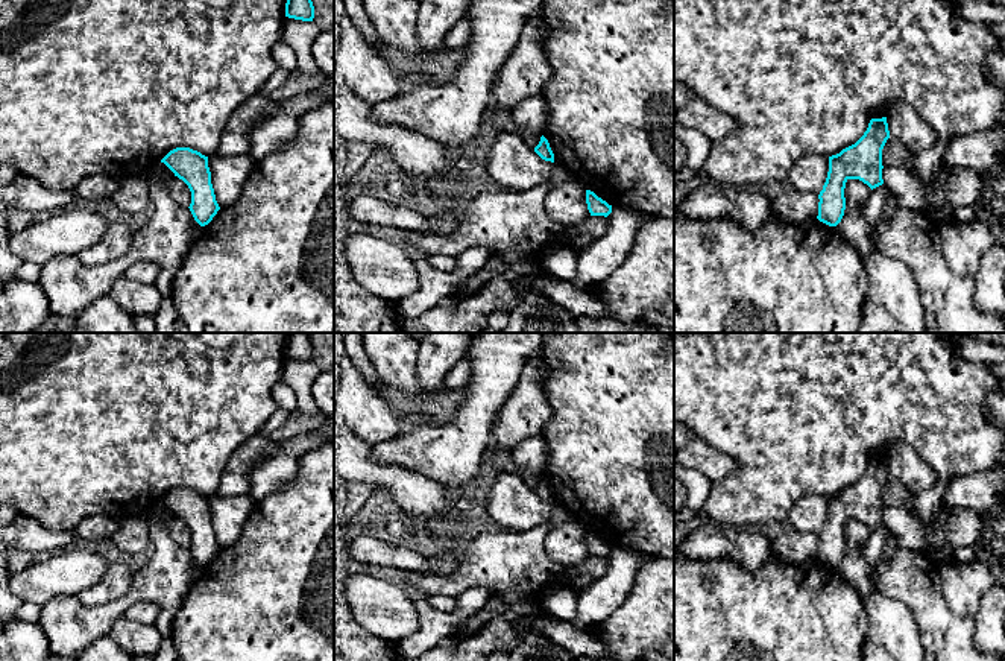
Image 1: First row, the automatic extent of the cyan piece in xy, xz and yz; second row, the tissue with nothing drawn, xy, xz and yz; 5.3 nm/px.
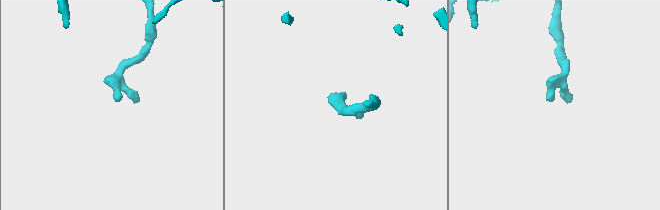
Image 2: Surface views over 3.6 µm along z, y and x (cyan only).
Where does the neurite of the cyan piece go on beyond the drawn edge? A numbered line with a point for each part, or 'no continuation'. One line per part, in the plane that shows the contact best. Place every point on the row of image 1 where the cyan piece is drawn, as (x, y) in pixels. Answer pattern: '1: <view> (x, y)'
no continuation

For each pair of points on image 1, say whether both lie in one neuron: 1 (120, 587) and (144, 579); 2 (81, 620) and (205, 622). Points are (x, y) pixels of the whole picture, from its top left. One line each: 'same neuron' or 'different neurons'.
1: different neurons
2: different neurons

